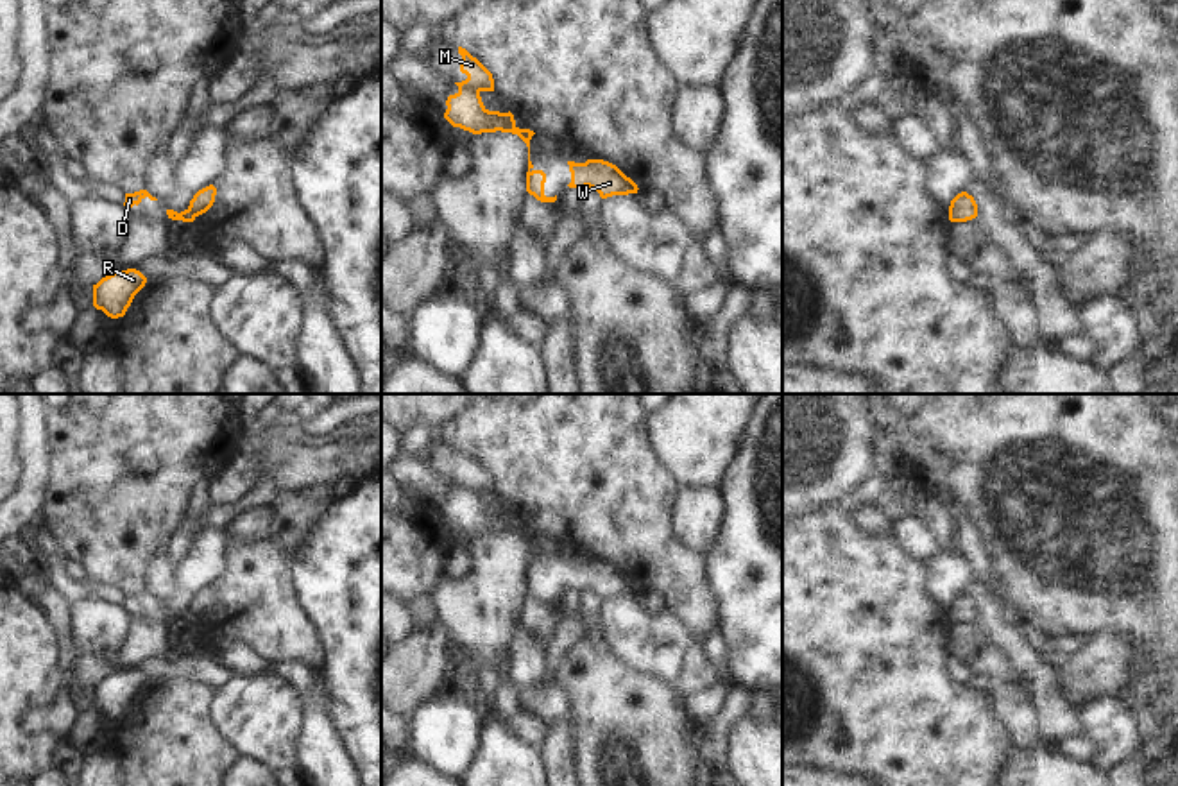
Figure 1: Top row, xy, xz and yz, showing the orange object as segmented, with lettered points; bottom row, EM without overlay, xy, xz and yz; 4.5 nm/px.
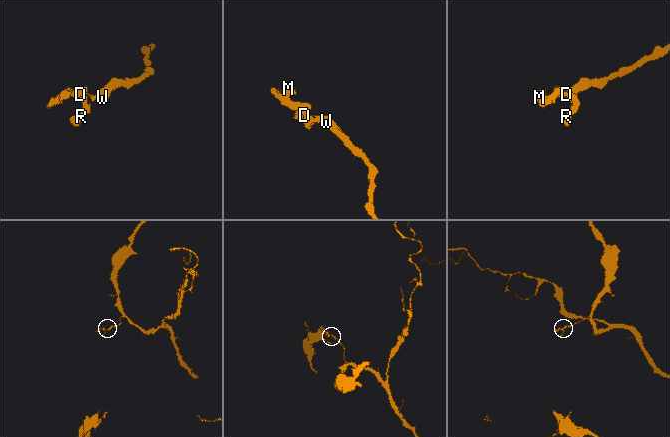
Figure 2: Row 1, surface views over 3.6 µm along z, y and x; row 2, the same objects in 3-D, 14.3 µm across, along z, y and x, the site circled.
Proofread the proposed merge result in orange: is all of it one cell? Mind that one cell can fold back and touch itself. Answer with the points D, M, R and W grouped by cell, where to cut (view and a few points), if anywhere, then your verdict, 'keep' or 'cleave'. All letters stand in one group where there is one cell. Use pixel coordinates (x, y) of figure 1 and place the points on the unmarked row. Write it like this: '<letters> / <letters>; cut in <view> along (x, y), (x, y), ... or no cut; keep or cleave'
D M R W; no cut; keep

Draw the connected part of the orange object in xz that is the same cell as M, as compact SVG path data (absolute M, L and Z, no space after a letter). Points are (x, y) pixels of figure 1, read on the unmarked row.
M458 448L458 455L462 457L460 473L465 474L467 480L455 483L458 492L448 498L444 519L453 528L460 528L473 535L496 532L517 535L528 548L526 593L541 603L555 603L557 596L544 596L546 575L542 571L535 571L530 562L530 541L535 534L530 530L519 530L510 512L489 512L483 507L480 494L494 492L492 474L465 449Z

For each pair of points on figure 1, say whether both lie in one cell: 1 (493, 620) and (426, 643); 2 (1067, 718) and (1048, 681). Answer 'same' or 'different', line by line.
1: different
2: same

